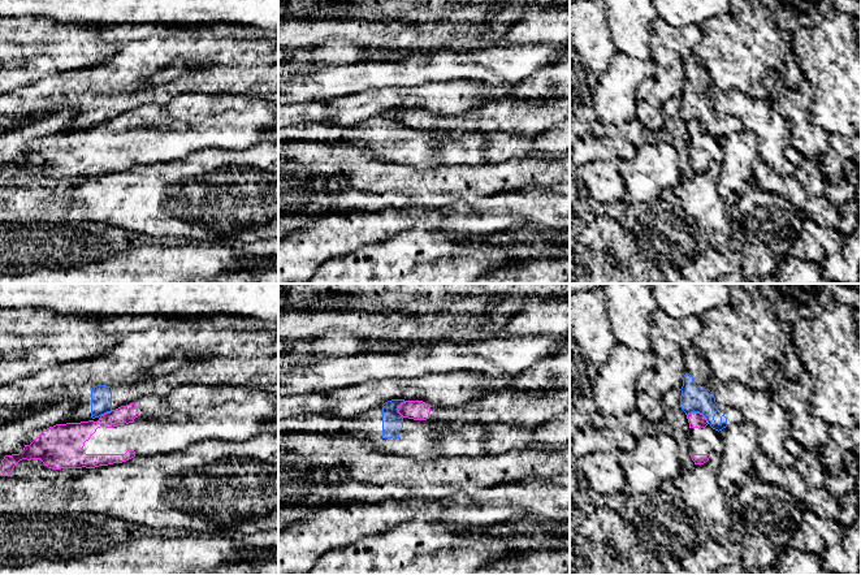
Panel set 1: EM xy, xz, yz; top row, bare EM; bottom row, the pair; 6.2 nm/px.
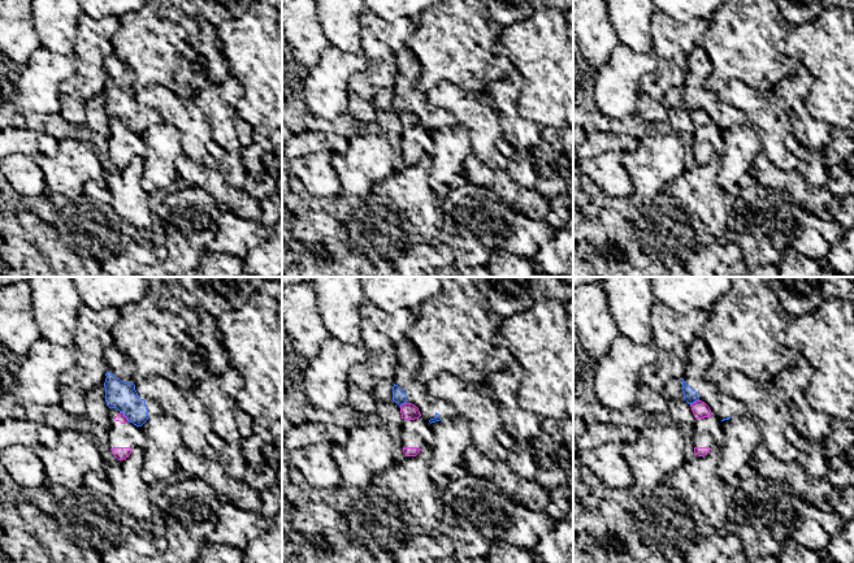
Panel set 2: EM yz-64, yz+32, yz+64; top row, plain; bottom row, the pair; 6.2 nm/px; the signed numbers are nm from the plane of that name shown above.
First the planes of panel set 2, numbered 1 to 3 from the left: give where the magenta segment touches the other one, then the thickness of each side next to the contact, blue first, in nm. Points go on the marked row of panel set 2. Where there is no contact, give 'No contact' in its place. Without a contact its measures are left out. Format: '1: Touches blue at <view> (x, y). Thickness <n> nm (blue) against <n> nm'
1: Touches blue at yz-64 (125, 415). Thickness 180 nm (blue) against 60 nm
2: Touches blue at yz+32 (402, 403). Thickness 90 nm (blue) against 100 nm
3: Touches blue at yz+64 (694, 401). Thickness 90 nm (blue) against 100 nm

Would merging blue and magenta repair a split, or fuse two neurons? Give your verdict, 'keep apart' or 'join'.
keep apart

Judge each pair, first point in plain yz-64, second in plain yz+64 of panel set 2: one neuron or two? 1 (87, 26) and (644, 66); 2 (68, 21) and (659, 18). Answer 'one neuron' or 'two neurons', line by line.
1: two neurons
2: two neurons

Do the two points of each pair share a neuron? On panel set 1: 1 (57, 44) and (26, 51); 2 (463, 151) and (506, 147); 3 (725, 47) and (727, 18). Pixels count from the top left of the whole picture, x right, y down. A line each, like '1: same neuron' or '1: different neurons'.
1: different neurons
2: different neurons
3: same neuron

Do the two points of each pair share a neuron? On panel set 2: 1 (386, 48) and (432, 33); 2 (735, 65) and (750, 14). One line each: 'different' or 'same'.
1: different
2: same

